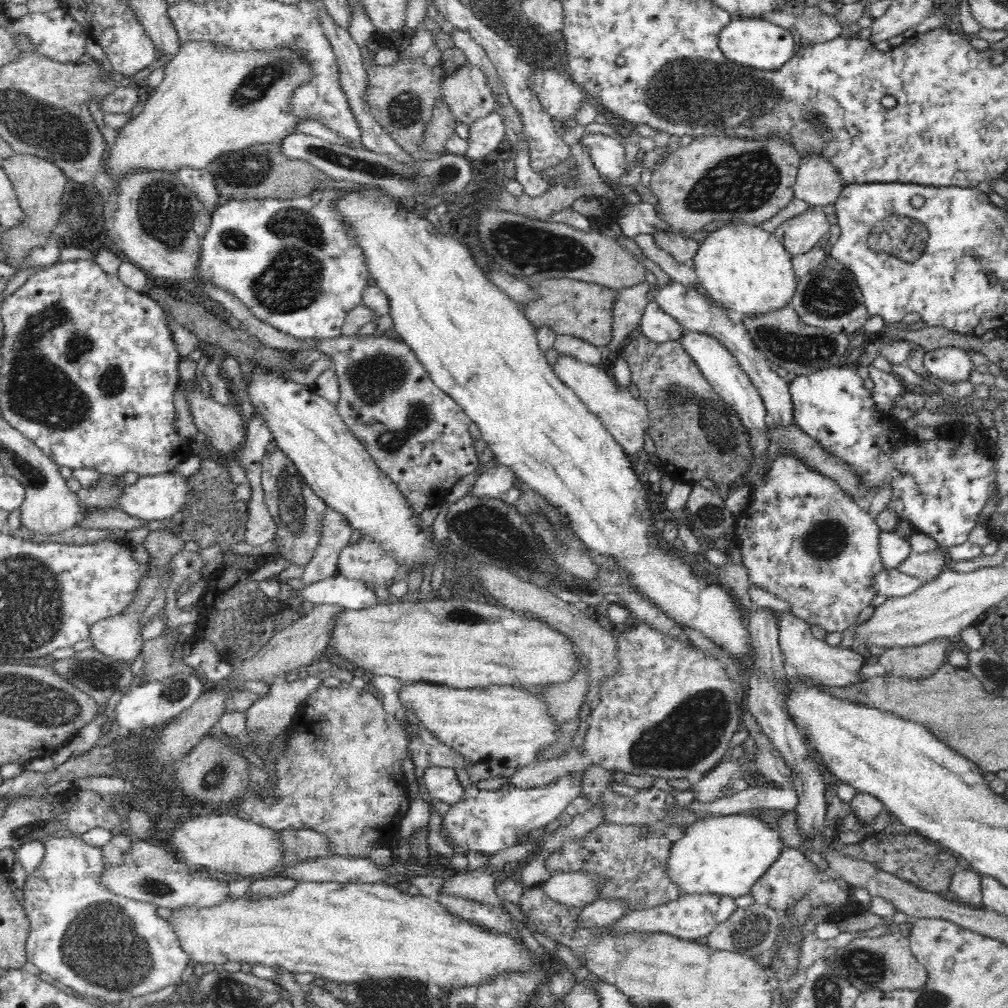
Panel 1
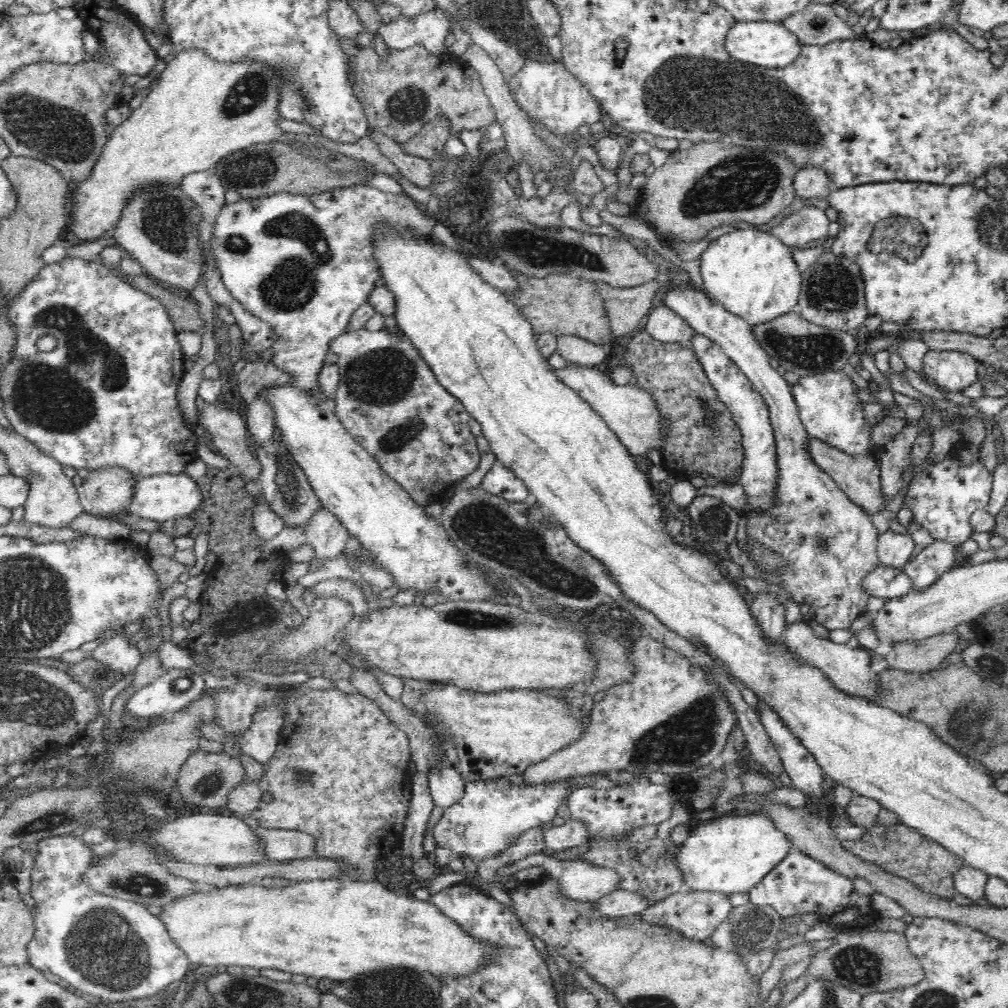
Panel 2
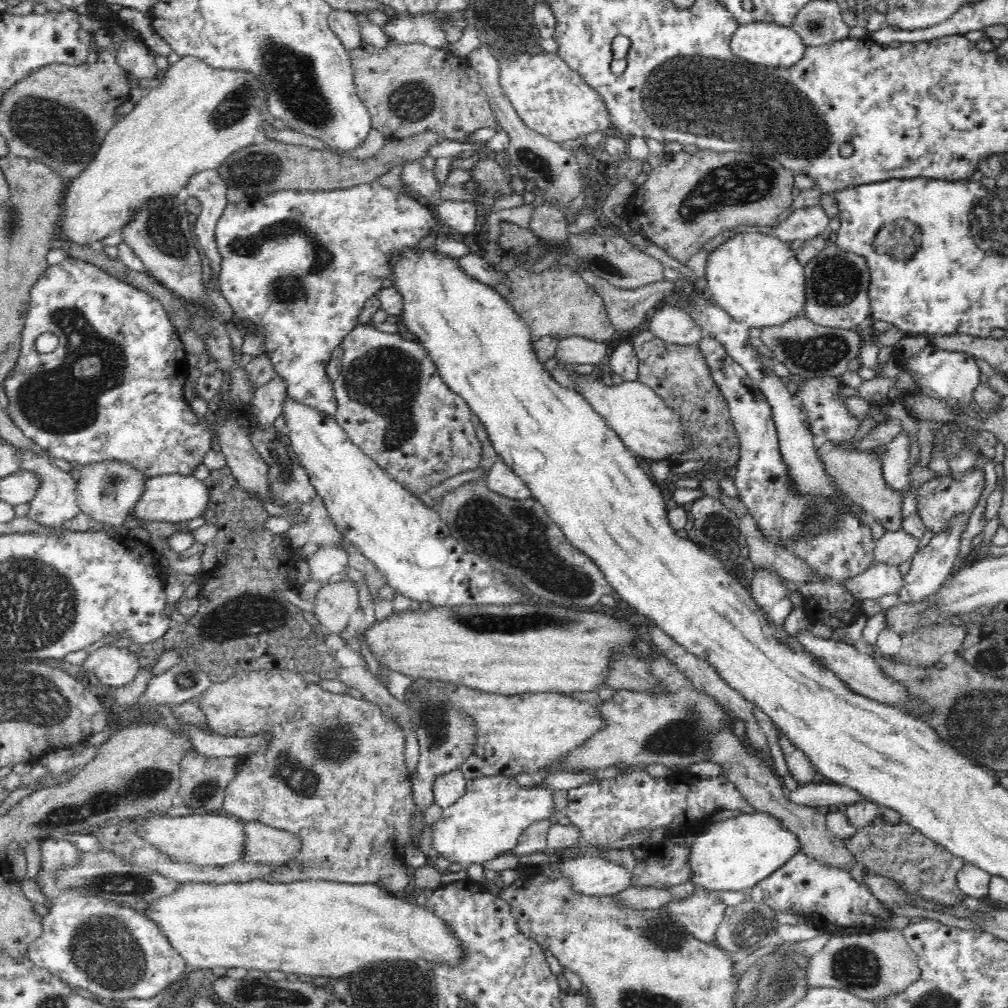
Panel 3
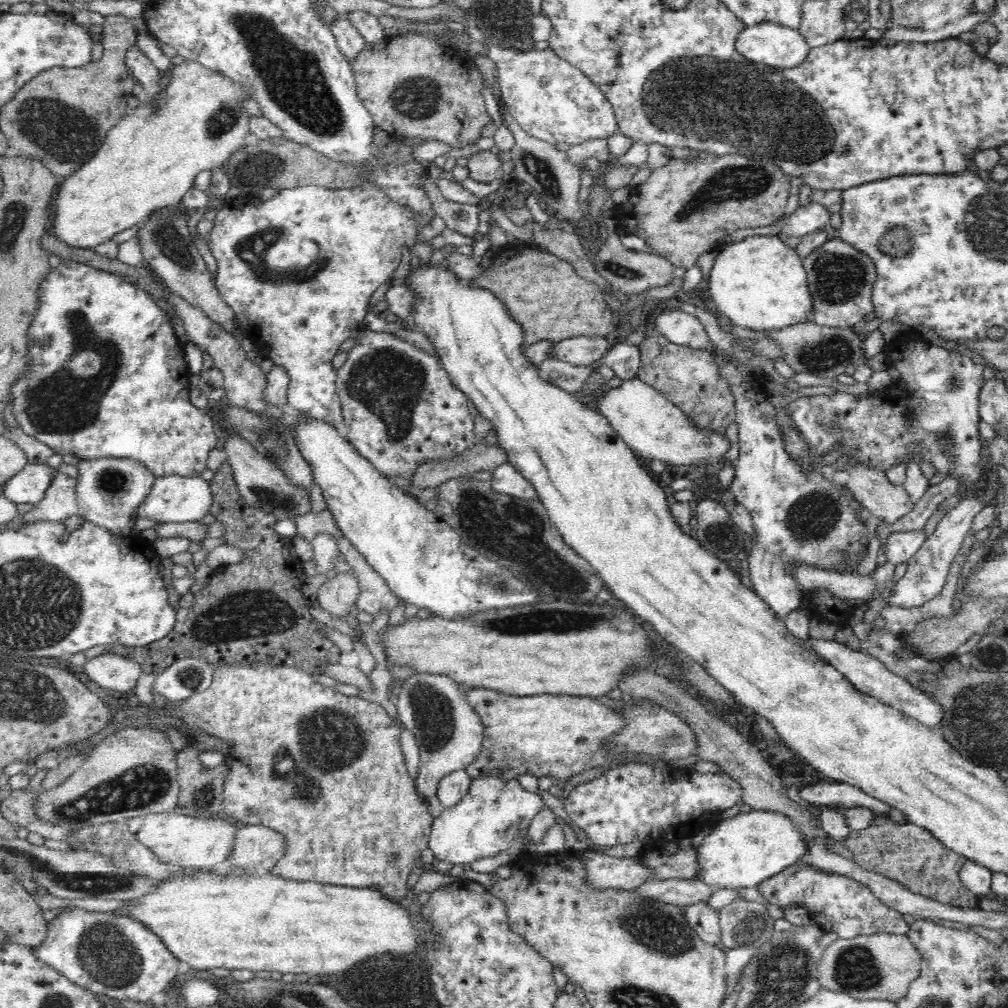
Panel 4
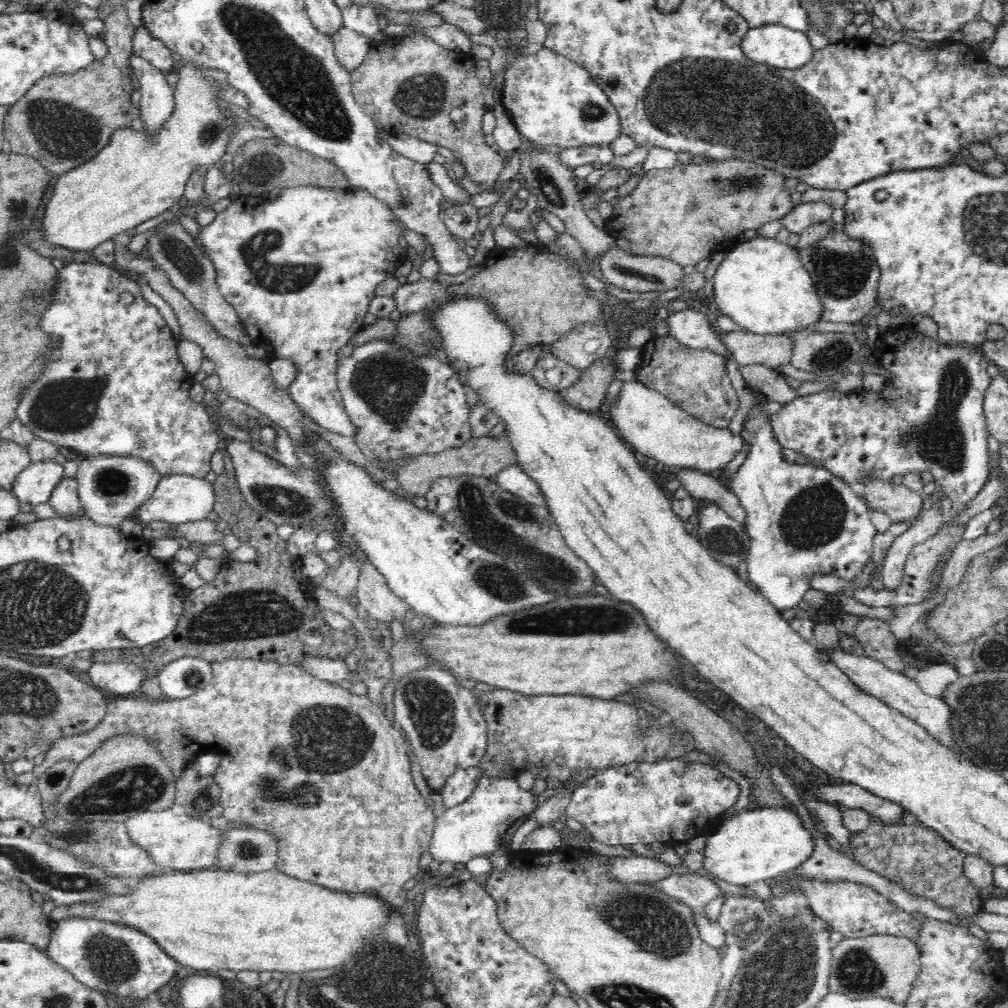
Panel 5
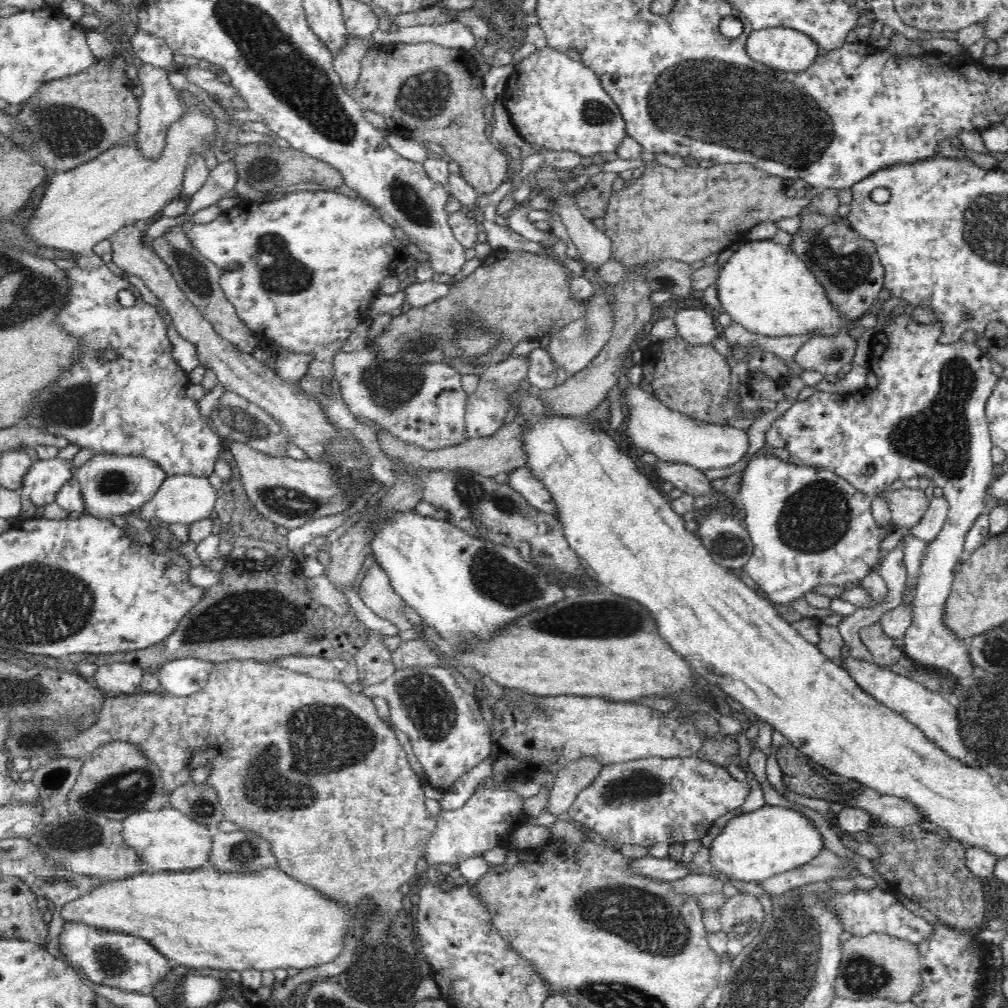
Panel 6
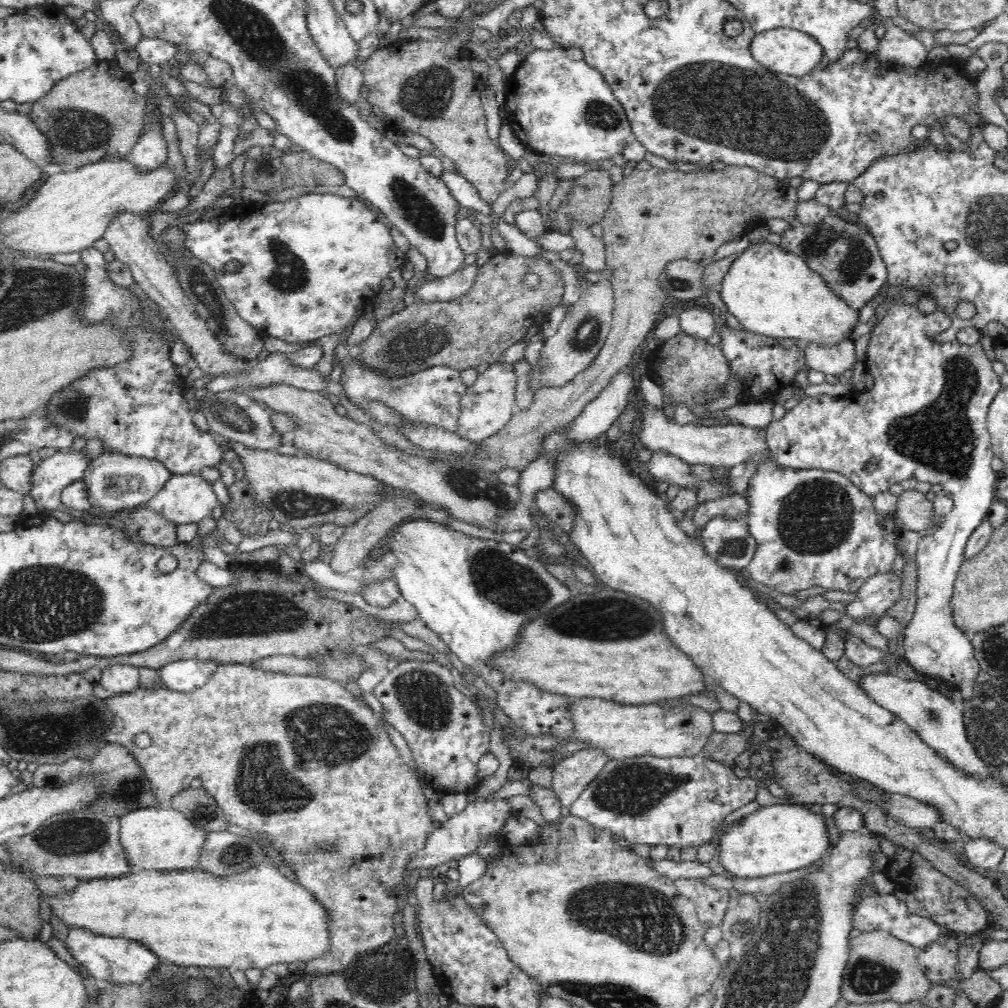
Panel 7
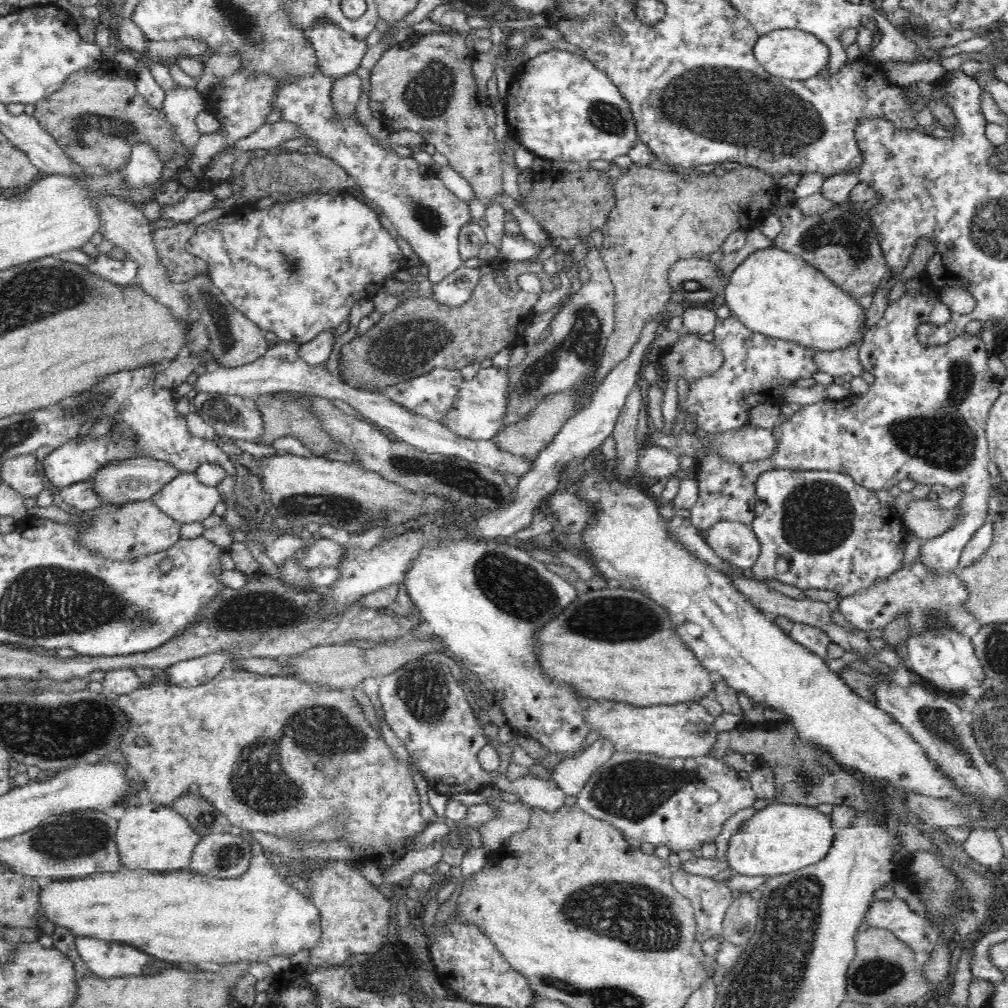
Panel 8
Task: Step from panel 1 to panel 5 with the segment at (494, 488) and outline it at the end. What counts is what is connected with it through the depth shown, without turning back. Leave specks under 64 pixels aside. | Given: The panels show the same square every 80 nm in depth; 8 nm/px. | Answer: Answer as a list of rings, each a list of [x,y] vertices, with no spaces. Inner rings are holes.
[[[512,465],[496,476],[496,483],[504,490],[520,496],[533,506],[549,509],[547,498],[540,485],[524,472],[520,465]]]

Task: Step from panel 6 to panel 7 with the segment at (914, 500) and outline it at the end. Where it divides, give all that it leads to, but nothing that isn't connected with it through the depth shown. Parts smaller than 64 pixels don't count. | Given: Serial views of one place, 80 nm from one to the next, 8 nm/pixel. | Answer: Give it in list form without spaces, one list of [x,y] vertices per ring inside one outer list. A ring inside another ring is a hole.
[[[916,489],[905,491],[898,497],[894,516],[901,531],[912,530],[922,538],[940,529],[947,520],[947,515],[934,513],[933,502]]]

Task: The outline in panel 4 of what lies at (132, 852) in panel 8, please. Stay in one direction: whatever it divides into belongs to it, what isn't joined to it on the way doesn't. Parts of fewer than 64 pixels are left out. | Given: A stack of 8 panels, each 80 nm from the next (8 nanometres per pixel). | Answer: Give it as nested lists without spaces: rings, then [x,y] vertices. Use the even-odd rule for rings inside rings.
[[[172,810],[170,812],[142,813],[127,820],[129,831],[138,842],[147,846],[162,864],[172,864],[182,868],[196,868],[212,871],[221,868],[227,859],[238,825],[227,817],[213,819],[186,816]]]

